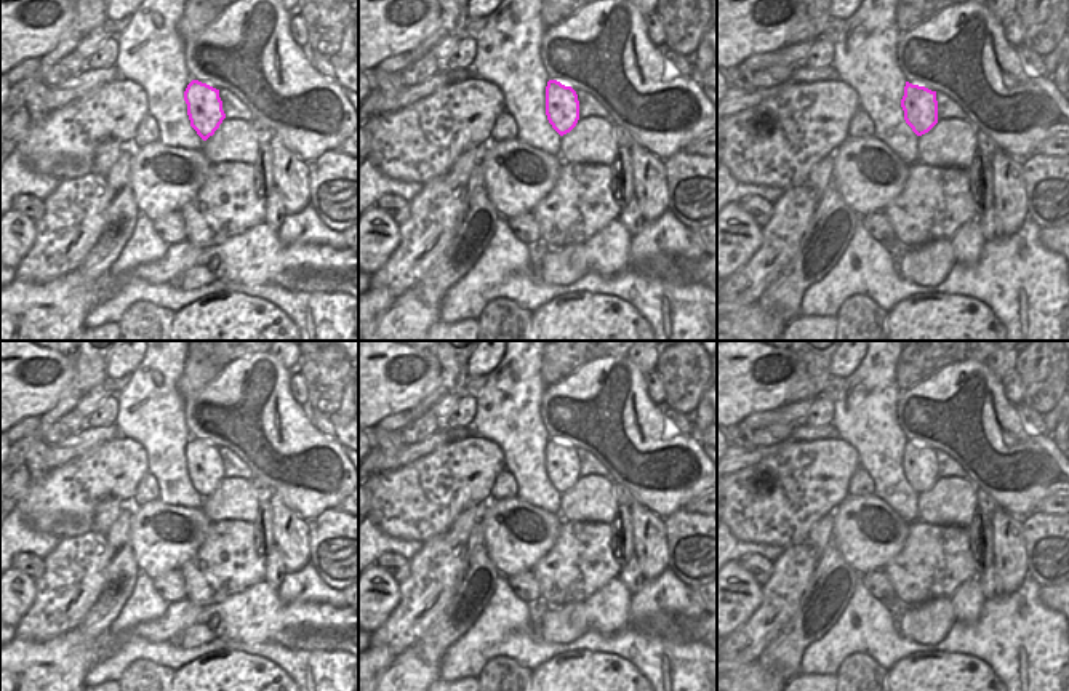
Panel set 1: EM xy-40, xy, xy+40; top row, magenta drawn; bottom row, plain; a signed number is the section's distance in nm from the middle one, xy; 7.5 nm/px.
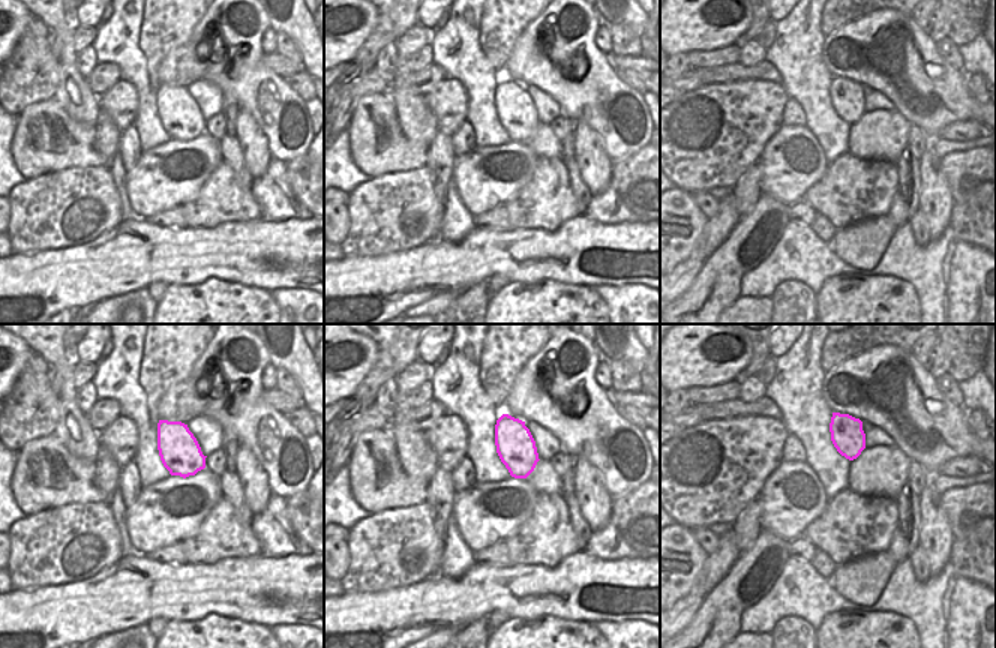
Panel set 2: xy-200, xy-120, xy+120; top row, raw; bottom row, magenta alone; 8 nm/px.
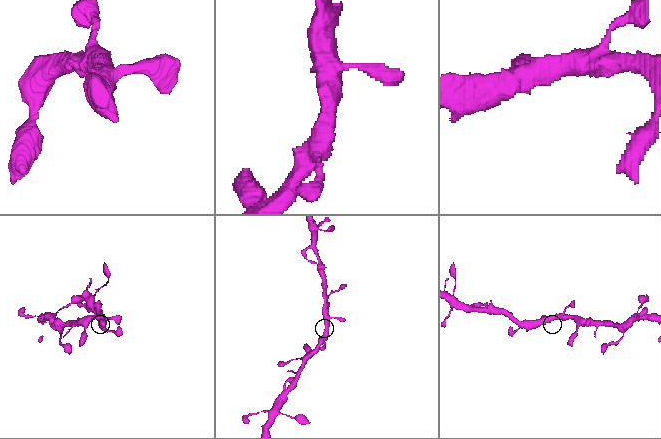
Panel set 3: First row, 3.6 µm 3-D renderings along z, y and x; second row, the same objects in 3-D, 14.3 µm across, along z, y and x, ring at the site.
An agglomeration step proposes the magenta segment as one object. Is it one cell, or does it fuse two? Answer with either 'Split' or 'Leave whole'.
Leave whole

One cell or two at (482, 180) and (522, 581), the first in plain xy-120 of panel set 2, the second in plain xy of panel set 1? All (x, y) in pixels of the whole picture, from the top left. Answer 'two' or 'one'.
two

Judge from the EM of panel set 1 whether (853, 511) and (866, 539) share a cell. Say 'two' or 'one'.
one

